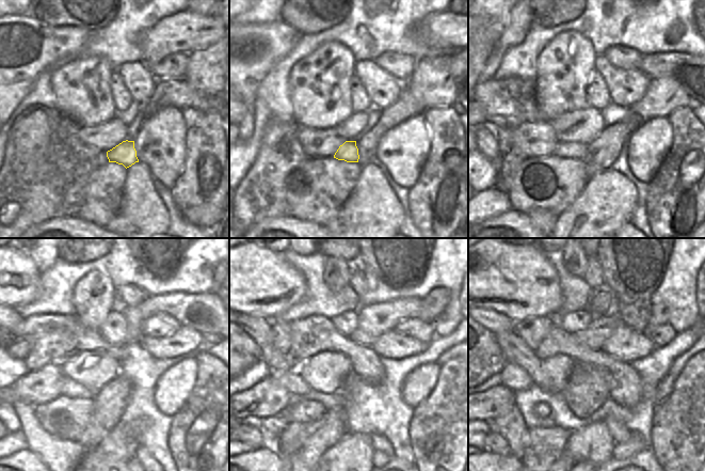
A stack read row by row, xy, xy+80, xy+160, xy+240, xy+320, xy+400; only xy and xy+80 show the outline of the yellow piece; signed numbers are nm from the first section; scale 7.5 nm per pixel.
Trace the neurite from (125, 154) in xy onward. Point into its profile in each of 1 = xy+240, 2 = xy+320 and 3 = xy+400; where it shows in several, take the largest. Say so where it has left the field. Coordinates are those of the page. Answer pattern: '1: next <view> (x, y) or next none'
1: next xy+240 (68, 388)
2: next xy+320 (291, 381)
3: next xy+400 (513, 376)

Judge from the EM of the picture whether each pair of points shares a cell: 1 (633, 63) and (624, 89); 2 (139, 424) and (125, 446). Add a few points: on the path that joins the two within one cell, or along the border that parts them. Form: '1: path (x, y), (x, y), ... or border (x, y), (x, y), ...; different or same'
1: border (607, 60), (618, 67), (637, 71); different
2: path (133, 429), (125, 438), (125, 441); same

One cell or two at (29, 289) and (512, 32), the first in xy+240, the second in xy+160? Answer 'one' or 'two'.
two

